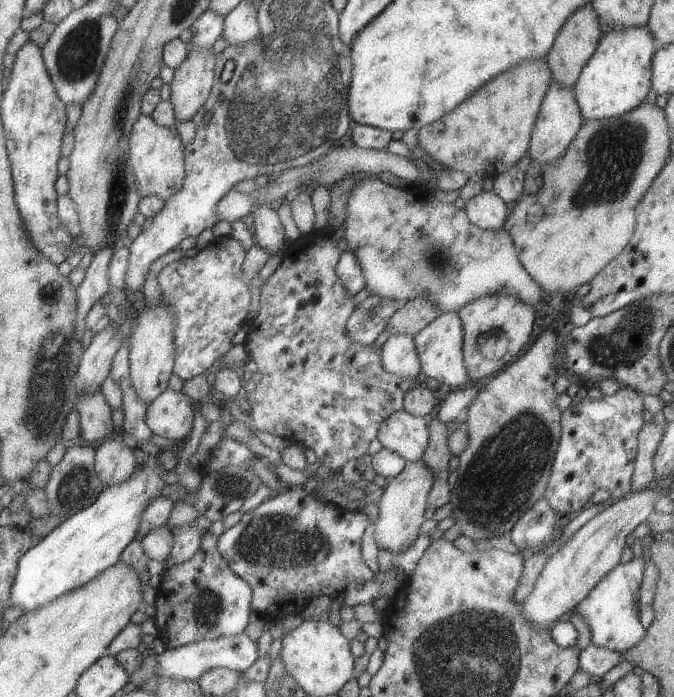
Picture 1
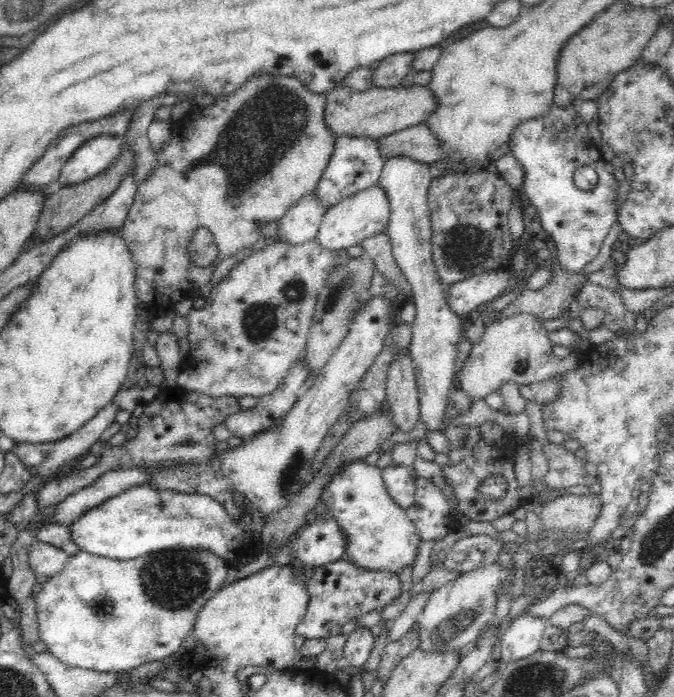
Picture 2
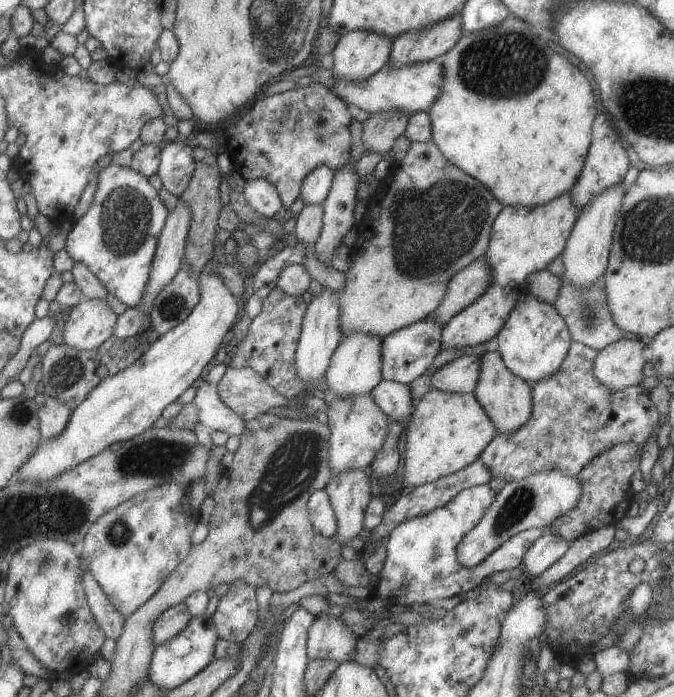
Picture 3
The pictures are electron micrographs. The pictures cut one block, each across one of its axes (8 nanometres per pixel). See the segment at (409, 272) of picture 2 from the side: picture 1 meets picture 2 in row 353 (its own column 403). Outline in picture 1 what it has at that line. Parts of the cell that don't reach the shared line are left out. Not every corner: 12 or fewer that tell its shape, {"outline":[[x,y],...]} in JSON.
{"outline":[[392,412],[378,426],[383,448],[420,460],[428,417]]}

